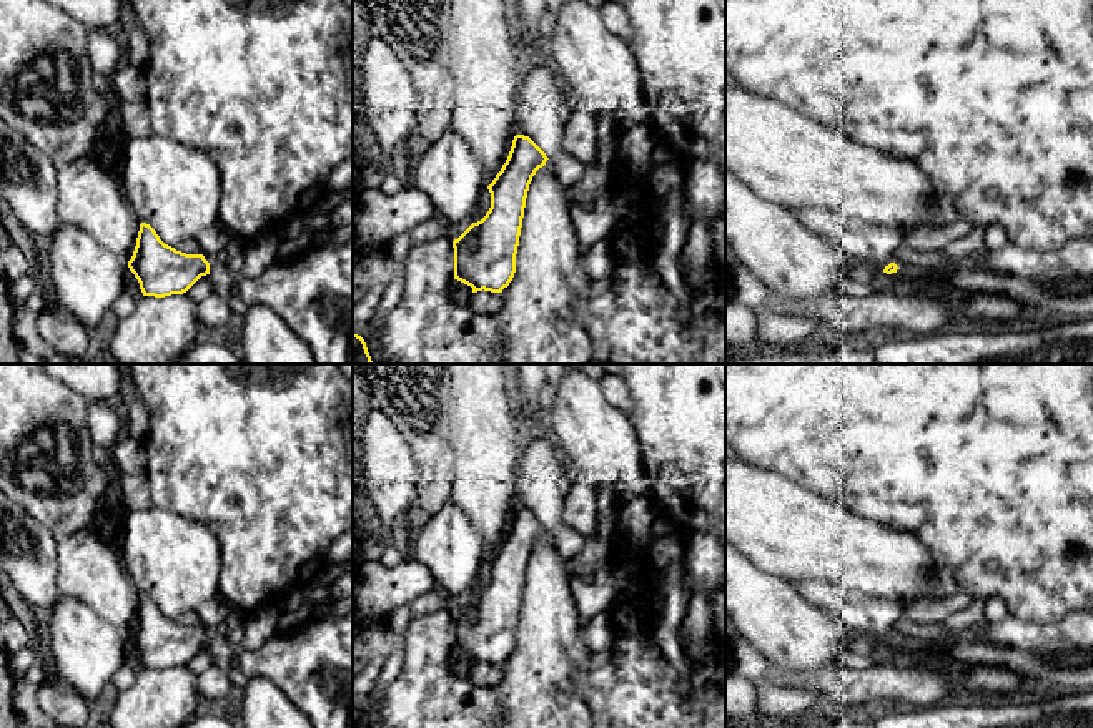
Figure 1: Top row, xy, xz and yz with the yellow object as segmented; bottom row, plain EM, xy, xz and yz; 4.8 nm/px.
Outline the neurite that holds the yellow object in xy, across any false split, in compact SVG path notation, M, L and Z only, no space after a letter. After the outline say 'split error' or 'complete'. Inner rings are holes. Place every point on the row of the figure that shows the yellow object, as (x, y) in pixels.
M221 223L205 229L198 238L200 254L186 254L165 244L156 231L140 224L136 246L128 261L143 296L165 298L186 293L210 266L225 259L233 239Z; split error

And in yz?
M805 206L794 213L812 233L827 234L860 263L872 264L887 274L900 269L893 263L893 253L903 243L898 229L863 223L825 208Z; split error

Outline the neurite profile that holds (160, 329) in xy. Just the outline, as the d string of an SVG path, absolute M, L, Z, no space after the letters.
M186 293L165 298L141 296L133 312L118 321L110 351L118 364L171 364L201 337L196 303Z

